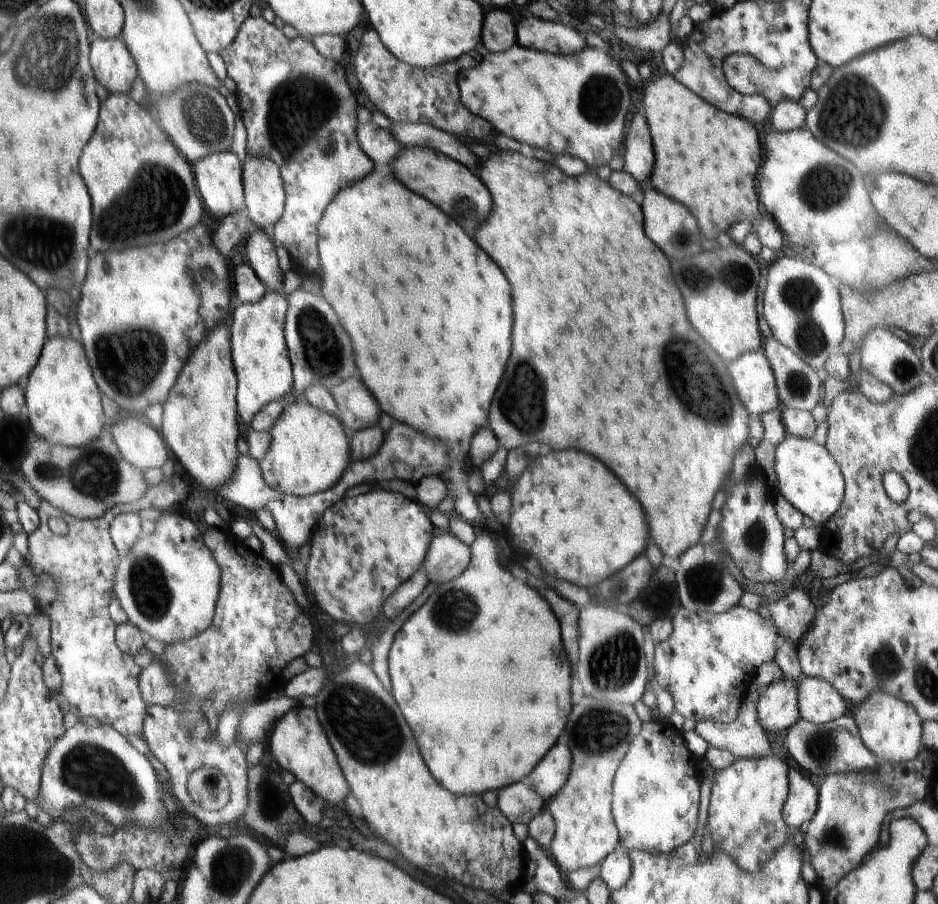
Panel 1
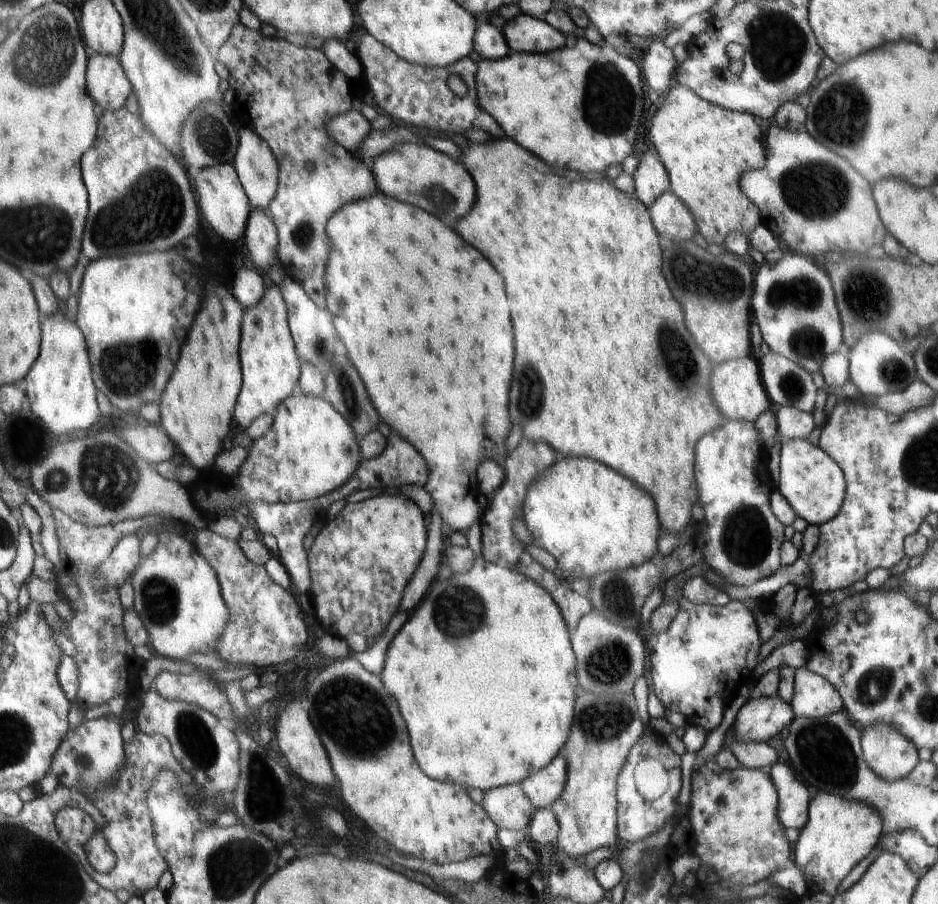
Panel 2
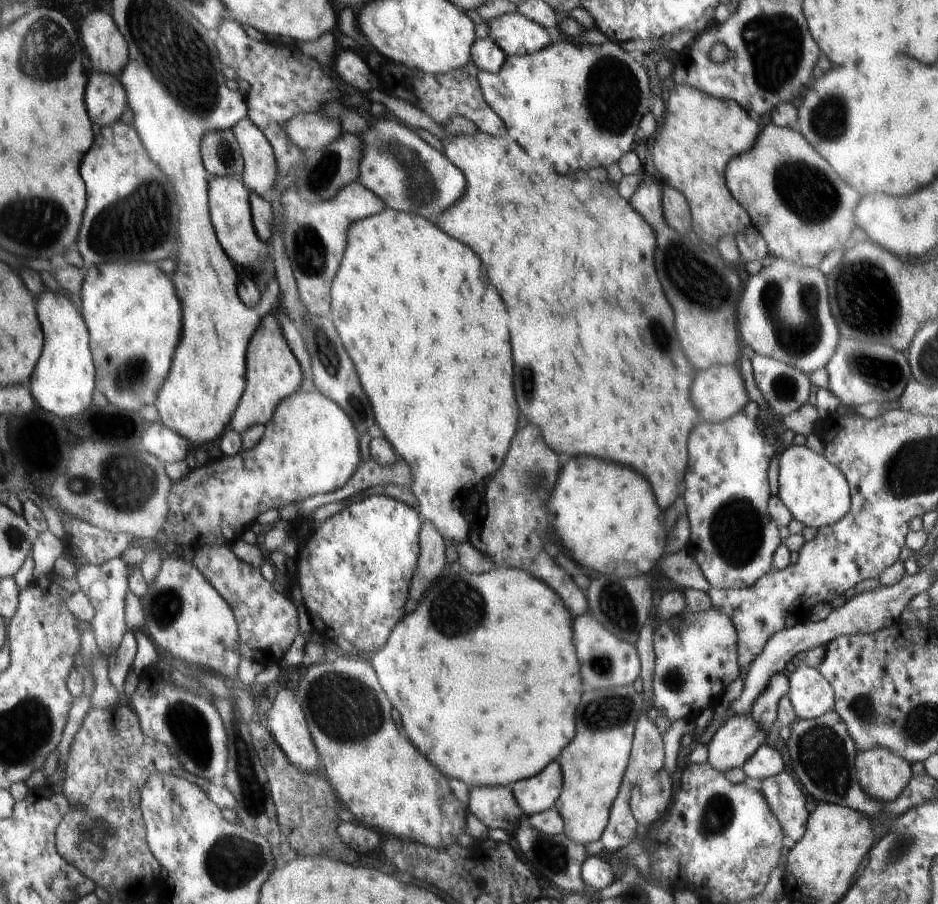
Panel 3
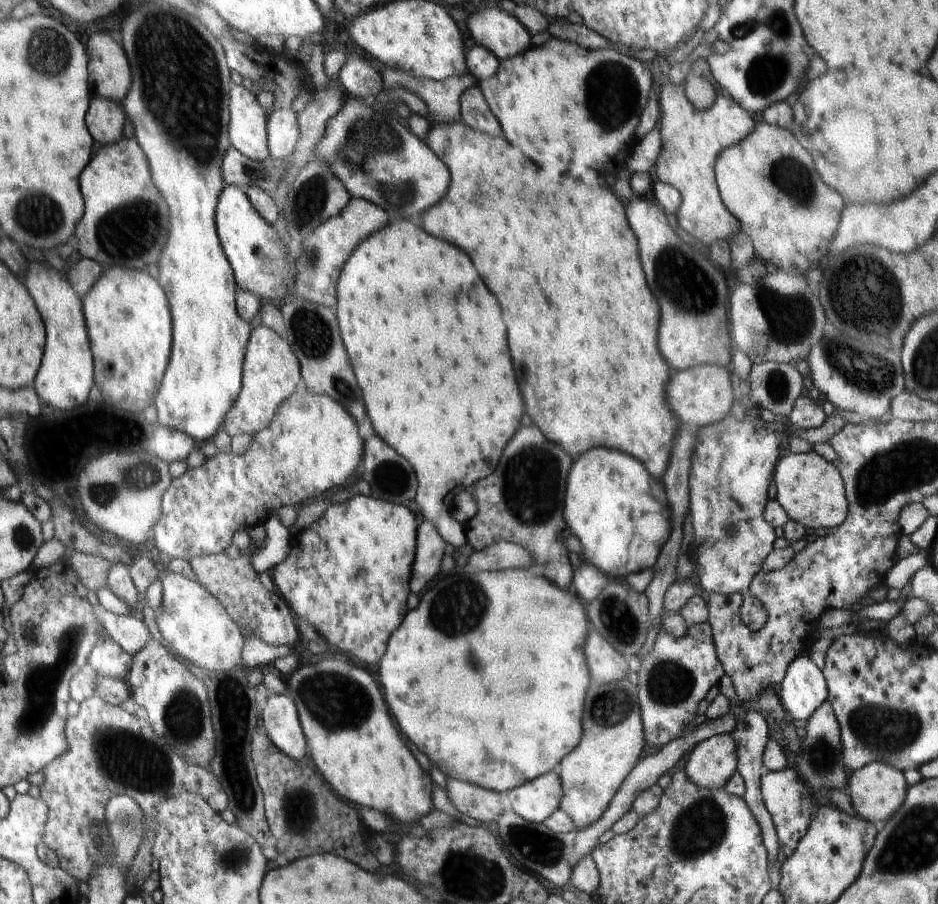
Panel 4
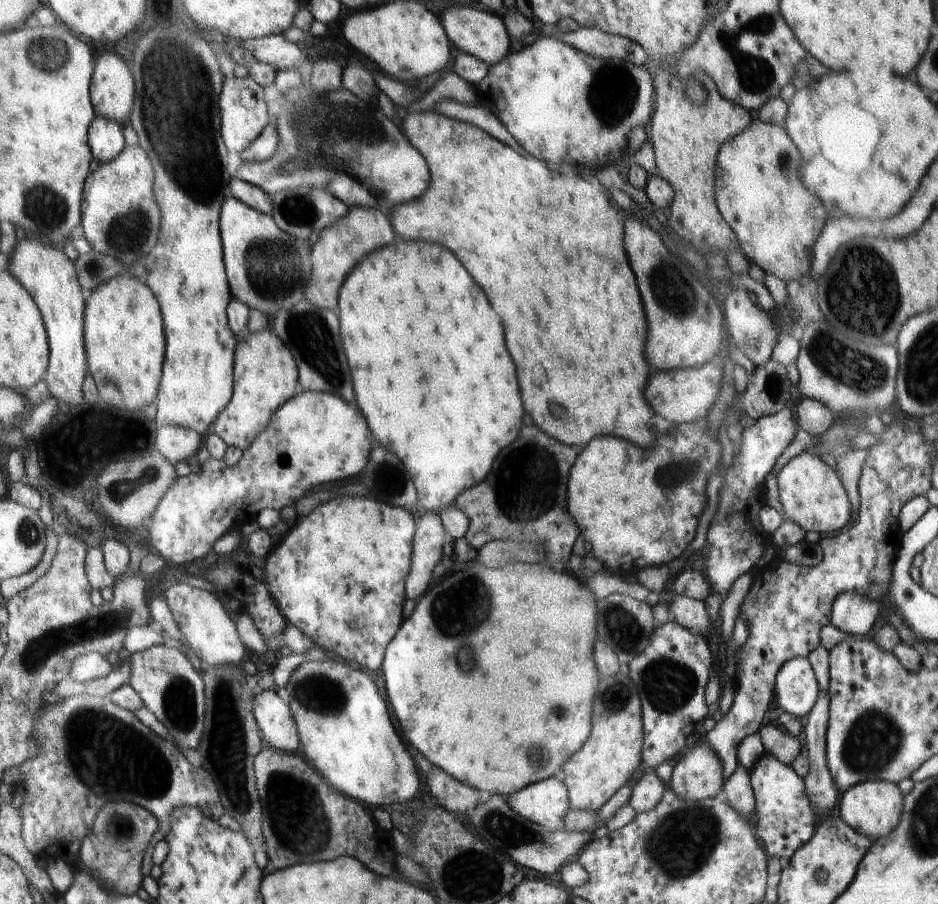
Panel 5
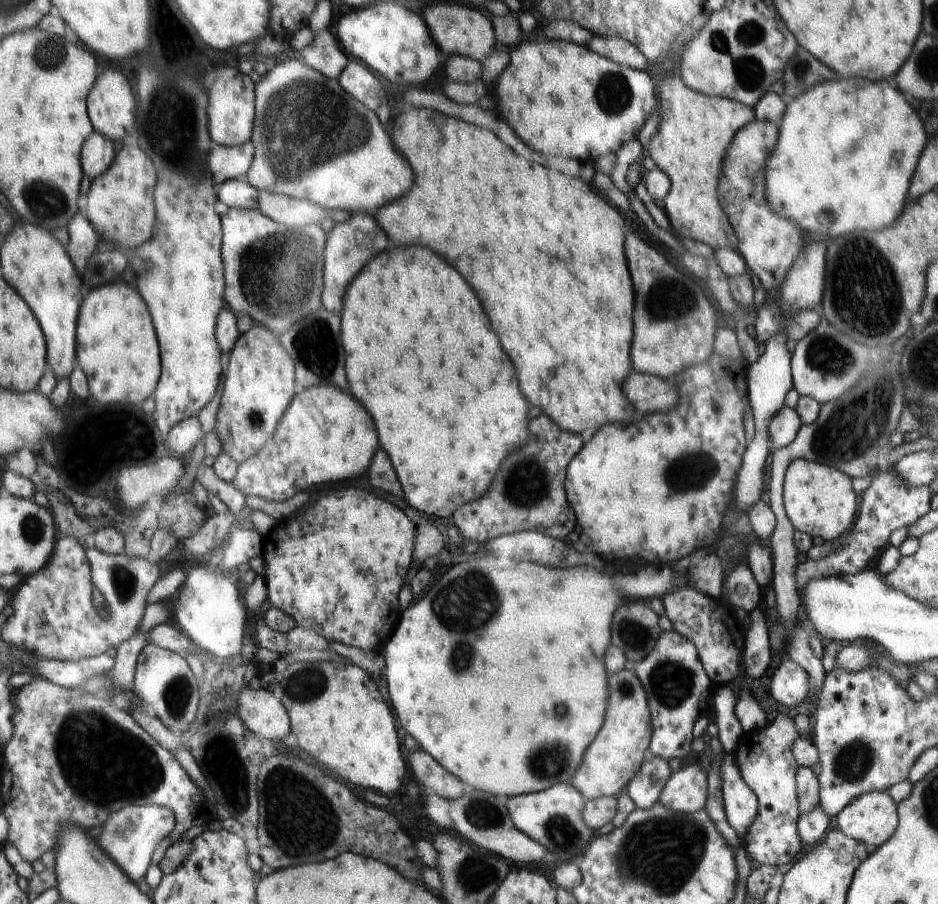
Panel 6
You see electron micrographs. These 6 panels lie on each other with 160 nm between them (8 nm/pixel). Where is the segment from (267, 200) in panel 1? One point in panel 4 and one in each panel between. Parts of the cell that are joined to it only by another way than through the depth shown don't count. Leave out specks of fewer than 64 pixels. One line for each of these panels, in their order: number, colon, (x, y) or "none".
2: (255, 162)
3: (259, 165)
4: (249, 124)

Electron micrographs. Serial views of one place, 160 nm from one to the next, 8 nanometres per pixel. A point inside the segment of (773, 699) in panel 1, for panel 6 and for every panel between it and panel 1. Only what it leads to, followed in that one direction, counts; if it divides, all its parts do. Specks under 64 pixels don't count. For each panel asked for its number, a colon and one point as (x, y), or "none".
2: (761, 719)
3: (736, 741)
4: (712, 763)
5: (698, 774)
6: (686, 791)

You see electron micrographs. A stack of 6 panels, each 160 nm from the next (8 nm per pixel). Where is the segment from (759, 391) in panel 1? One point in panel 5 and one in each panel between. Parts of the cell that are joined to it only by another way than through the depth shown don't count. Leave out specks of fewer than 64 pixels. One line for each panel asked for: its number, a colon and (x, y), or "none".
2: (736, 386)
3: (719, 392)
4: (703, 395)
5: (683, 395)

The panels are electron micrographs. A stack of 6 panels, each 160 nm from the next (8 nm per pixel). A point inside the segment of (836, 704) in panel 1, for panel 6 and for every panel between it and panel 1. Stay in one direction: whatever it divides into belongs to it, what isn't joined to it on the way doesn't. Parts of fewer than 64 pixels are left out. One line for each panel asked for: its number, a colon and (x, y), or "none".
2: (813, 696)
3: (811, 696)
4: (804, 689)
5: (796, 688)
6: (789, 685)

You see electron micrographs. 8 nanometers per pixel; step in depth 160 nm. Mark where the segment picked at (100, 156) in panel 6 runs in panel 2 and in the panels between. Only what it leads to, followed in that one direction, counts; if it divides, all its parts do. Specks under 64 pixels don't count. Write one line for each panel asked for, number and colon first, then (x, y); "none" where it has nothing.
2: (108, 82)
3: (106, 98)
4: (106, 119)
5: (107, 141)

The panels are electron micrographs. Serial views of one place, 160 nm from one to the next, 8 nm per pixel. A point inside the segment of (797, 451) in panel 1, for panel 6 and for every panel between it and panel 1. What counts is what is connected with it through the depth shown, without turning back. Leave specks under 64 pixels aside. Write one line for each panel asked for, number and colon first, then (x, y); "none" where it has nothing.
2: (811, 482)
3: (816, 493)
4: (810, 489)
5: (812, 495)
6: (819, 500)

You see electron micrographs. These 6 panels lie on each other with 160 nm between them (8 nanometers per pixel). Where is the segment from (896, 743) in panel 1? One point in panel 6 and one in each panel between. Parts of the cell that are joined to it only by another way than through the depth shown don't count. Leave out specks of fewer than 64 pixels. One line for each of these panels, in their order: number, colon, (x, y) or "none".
2: (891, 756)
3: (882, 774)
4: (877, 790)
5: (873, 808)
6: (872, 818)

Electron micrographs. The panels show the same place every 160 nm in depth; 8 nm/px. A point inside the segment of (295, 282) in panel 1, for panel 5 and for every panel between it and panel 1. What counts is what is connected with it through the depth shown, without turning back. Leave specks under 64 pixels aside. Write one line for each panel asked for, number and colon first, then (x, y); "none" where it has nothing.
2: (270, 365)
3: (272, 373)
4: (270, 373)
5: (265, 372)

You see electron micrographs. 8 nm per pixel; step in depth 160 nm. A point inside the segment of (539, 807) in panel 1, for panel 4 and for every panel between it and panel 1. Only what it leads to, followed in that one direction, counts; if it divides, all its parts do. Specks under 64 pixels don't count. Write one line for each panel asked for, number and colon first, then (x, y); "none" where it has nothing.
2: (508, 807)
3: (496, 807)
4: (484, 805)

